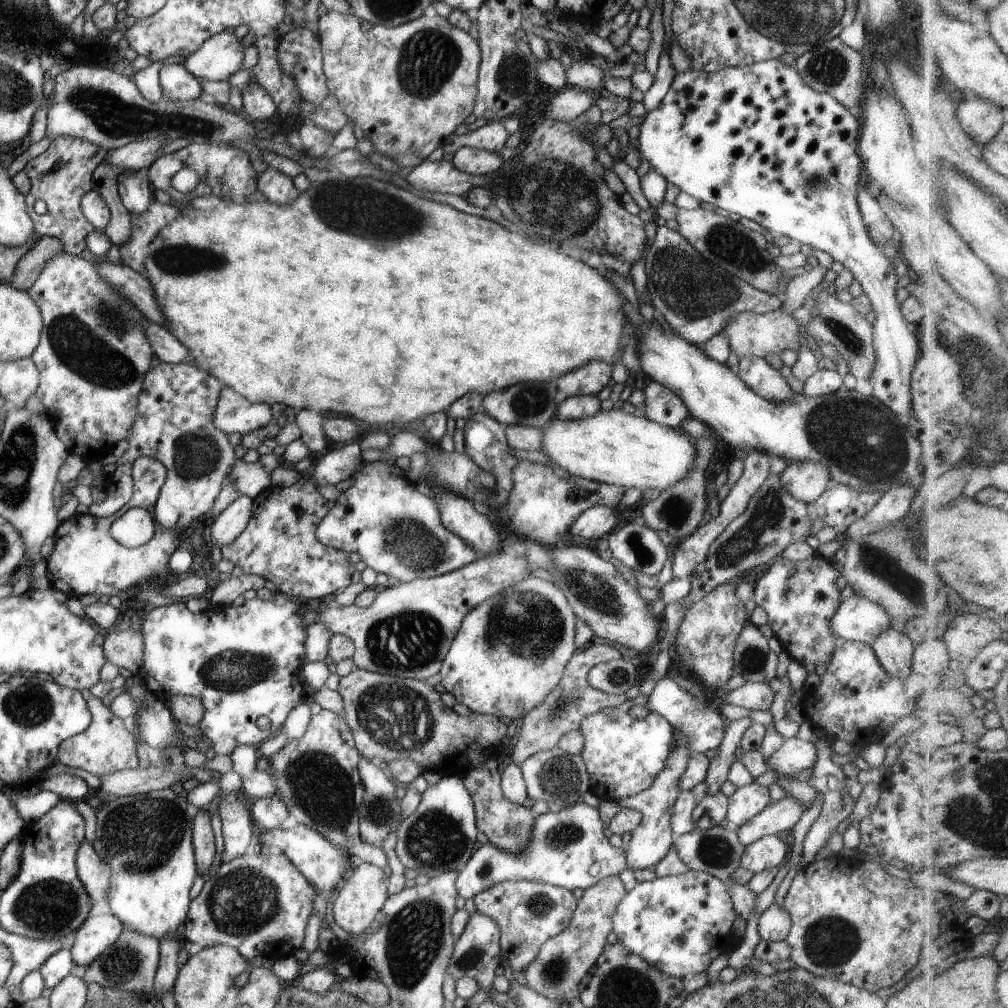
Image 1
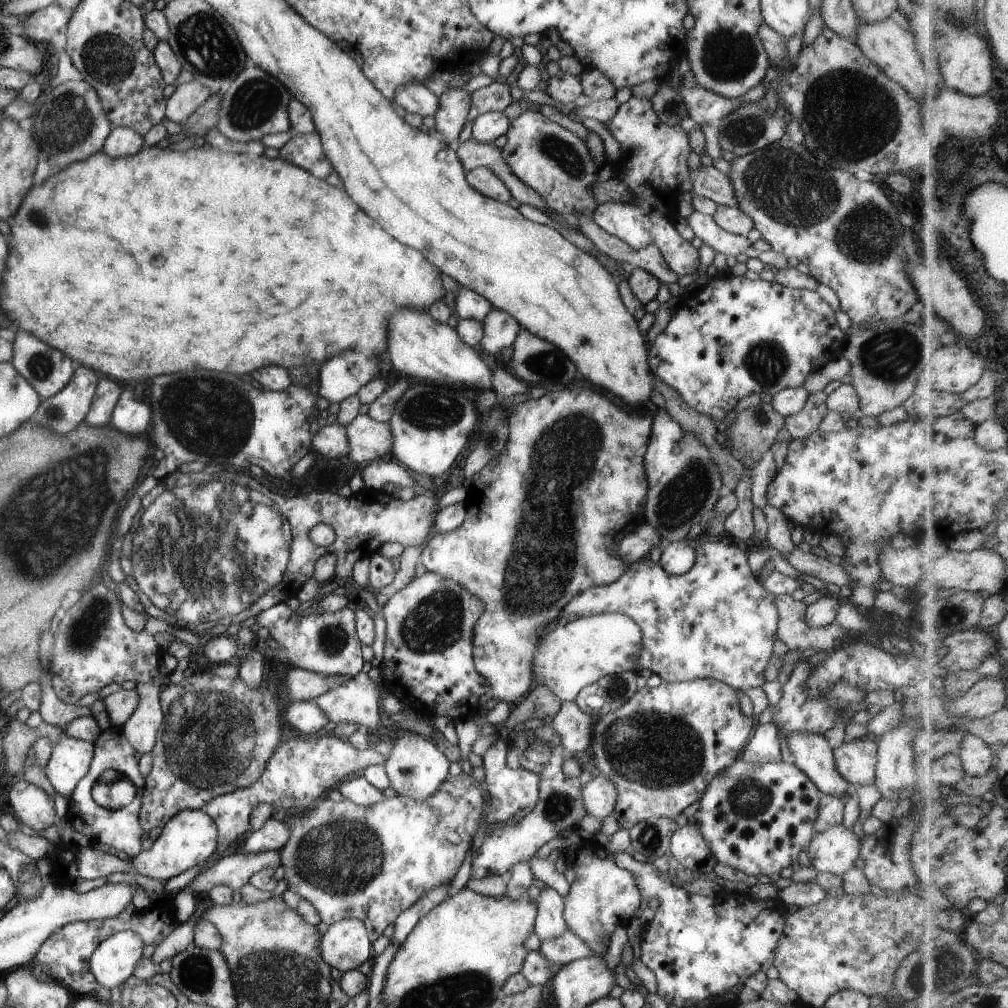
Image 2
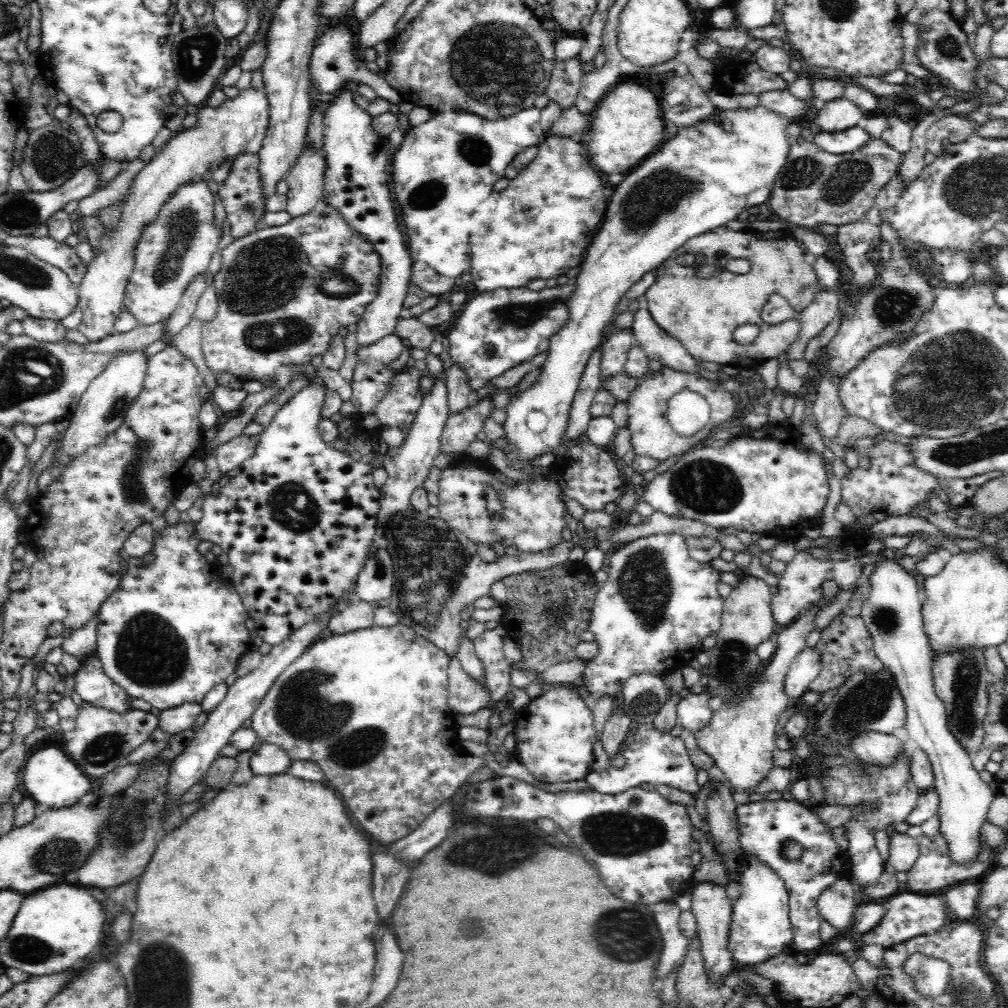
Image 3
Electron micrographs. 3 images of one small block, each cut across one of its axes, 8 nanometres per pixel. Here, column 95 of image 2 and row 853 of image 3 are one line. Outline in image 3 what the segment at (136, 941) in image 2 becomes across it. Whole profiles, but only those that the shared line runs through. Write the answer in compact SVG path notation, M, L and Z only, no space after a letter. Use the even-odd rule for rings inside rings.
M887 553L876 562L869 581L872 583L870 596L861 606L860 616L872 637L876 656L894 677L898 693L904 699L905 728L932 765L933 788L938 793L939 830L948 845L950 859L960 865L967 863L979 853L981 828L997 791L992 791L988 783L980 779L969 753L948 729L947 713L933 684L932 652L924 631L922 602L915 578L903 560Z

